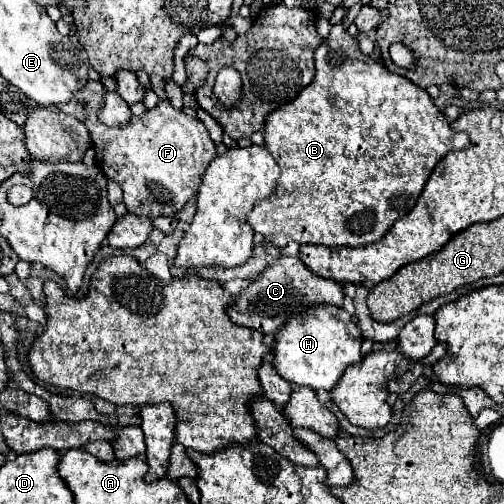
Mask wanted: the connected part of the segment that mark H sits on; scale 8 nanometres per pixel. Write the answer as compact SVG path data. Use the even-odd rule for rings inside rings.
M311 305L307 311L291 317L275 333L273 367L291 385L307 385L311 389L333 389L343 371L361 361L361 331L345 309L335 305Z

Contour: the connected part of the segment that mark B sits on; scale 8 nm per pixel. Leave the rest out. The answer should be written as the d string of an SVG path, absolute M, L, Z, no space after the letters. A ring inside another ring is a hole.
M341 23L333 25L329 37L315 49L315 77L313 77L313 81L293 101L285 103L281 109L275 109L273 113L269 113L269 117L265 119L263 135L265 135L265 147L269 149L269 153L273 155L273 159L277 161L277 165L281 169L281 177L277 179L277 189L267 199L257 201L257 205L247 213L247 223L251 225L251 229L255 233L261 233L265 237L265 241L269 241L275 247L285 247L289 239L293 239L297 243L313 243L313 245L327 245L327 247L363 247L363 245L379 241L397 219L405 217L413 209L413 205L415 205L417 197L421 195L433 167L449 151L465 149L469 145L469 137L465 133L455 133L451 129L449 121L433 105L433 101L425 89L417 87L415 83L411 83L409 79L405 79L397 73L389 73L381 63L377 63L369 55L361 53L357 39L353 39L349 35L349 31L345 31L341 27Z

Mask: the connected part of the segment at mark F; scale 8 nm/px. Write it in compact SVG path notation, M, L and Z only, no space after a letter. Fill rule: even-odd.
M161 99L157 107L147 109L143 117L131 117L131 121L123 127L105 127L97 119L97 115L89 117L85 125L91 133L93 149L97 153L97 165L107 179L113 179L121 185L127 211L145 215L149 219L161 215L175 215L179 209L183 209L183 205L197 195L197 189L201 185L201 175L217 155L215 143L211 141L205 125L197 117L189 117L183 111L171 107L169 99Z

